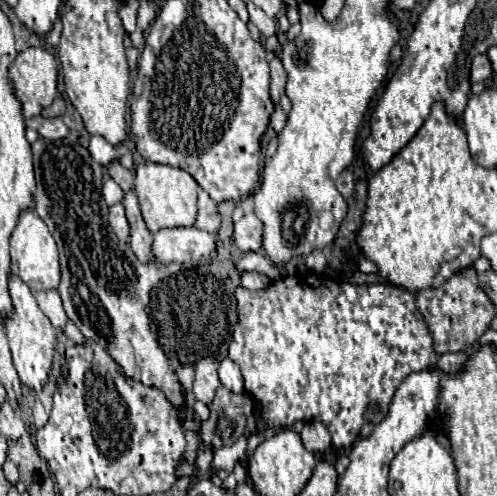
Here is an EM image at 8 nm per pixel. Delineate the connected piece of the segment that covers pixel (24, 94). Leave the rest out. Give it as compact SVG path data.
M44 48L22 50L12 62L8 76L26 120L38 116L56 98L56 60Z

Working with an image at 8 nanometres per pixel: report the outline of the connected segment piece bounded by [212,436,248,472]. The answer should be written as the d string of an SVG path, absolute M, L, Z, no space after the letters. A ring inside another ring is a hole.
M240 436L240 440L236 440L236 444L232 444L228 448L218 448L214 452L212 468L214 470L228 470L230 472L234 468L234 464L244 456L246 444L248 444L248 438L246 436Z

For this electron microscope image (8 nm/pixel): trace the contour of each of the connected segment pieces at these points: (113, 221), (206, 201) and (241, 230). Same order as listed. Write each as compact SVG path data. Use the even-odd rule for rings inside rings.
M114 204L114 206L110 206L108 222L110 222L114 234L118 236L118 240L128 242L128 220L126 220L126 216L124 216L124 208L122 208L122 204Z
M198 190L198 218L194 222L194 228L210 232L210 234L218 232L218 228L220 228L218 208L204 190Z
M250 212L242 220L234 222L234 234L232 240L240 252L260 252L260 240L262 240L262 224L260 220Z

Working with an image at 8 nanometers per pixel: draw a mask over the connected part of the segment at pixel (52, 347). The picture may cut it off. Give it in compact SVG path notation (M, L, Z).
M10 274L8 290L10 290L10 298L12 298L12 312L8 312L4 316L4 328L8 334L14 366L16 366L16 372L18 372L22 384L26 384L34 390L40 390L42 386L48 384L48 372L52 368L52 360L56 354L56 330L52 328L52 324L44 316L44 312L38 308L30 288L16 274Z

